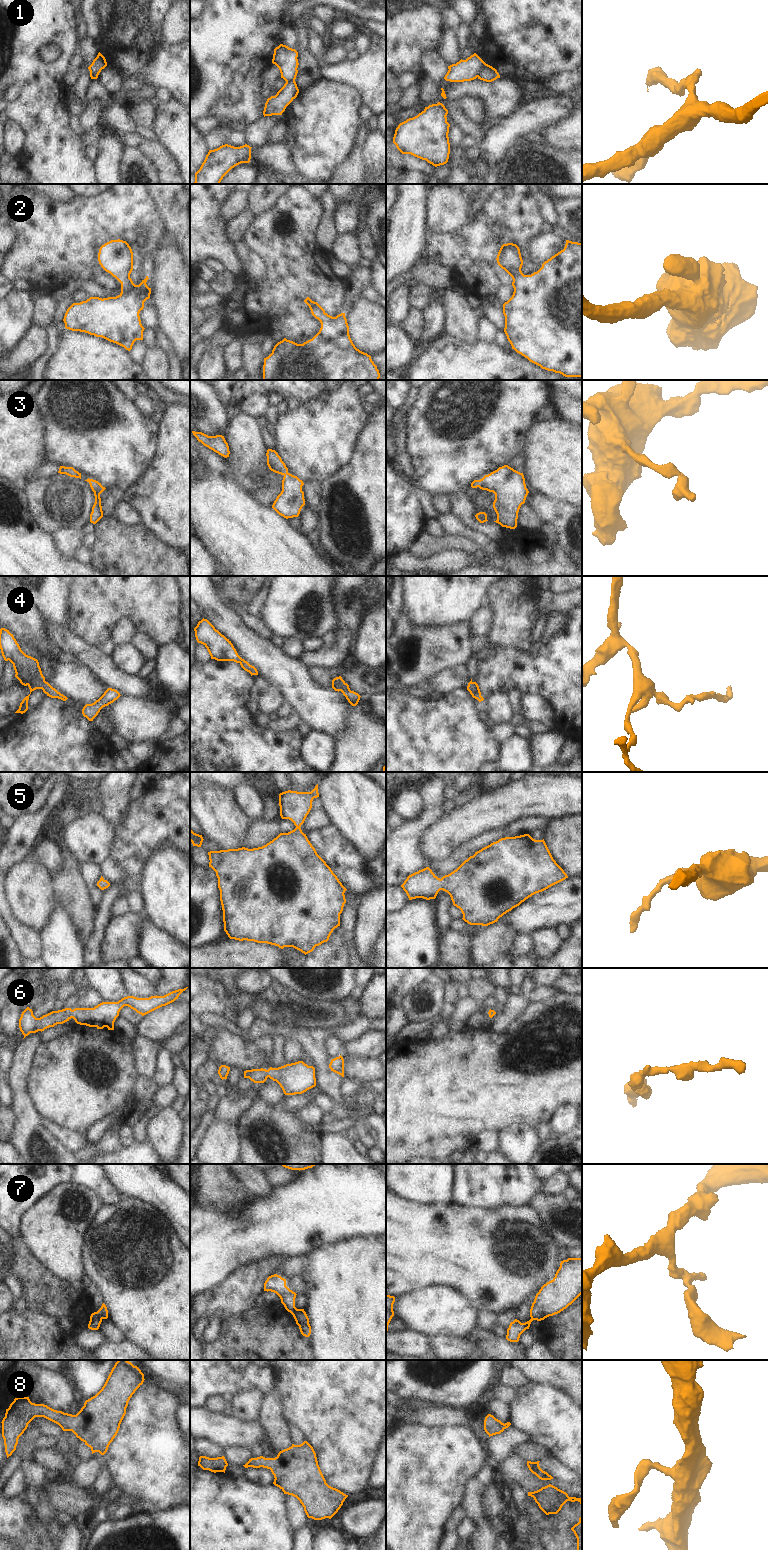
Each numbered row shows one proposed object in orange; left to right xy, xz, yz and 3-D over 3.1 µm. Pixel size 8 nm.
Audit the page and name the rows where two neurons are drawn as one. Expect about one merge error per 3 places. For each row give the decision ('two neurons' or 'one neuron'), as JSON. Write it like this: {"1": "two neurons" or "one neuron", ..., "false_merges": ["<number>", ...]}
{"1": "two neurons", "2": "one neuron", "3": "one neuron", "4": "one neuron", "5": "one neuron", "6": "one neuron", "7": "two neurons", "8": "one neuron", "false_merges": ["1", "7"]}

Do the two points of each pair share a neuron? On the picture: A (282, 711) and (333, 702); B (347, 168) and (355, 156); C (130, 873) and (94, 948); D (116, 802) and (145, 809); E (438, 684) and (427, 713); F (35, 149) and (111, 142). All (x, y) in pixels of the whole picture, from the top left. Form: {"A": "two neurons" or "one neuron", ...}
{"A": "two neurons", "B": "one neuron", "C": "one neuron", "D": "two neurons", "E": "two neurons", "F": "two neurons"}

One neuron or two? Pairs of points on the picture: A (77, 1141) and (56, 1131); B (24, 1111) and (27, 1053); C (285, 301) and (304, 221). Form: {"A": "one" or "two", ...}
{"A": "one", "B": "one", "C": "one"}

